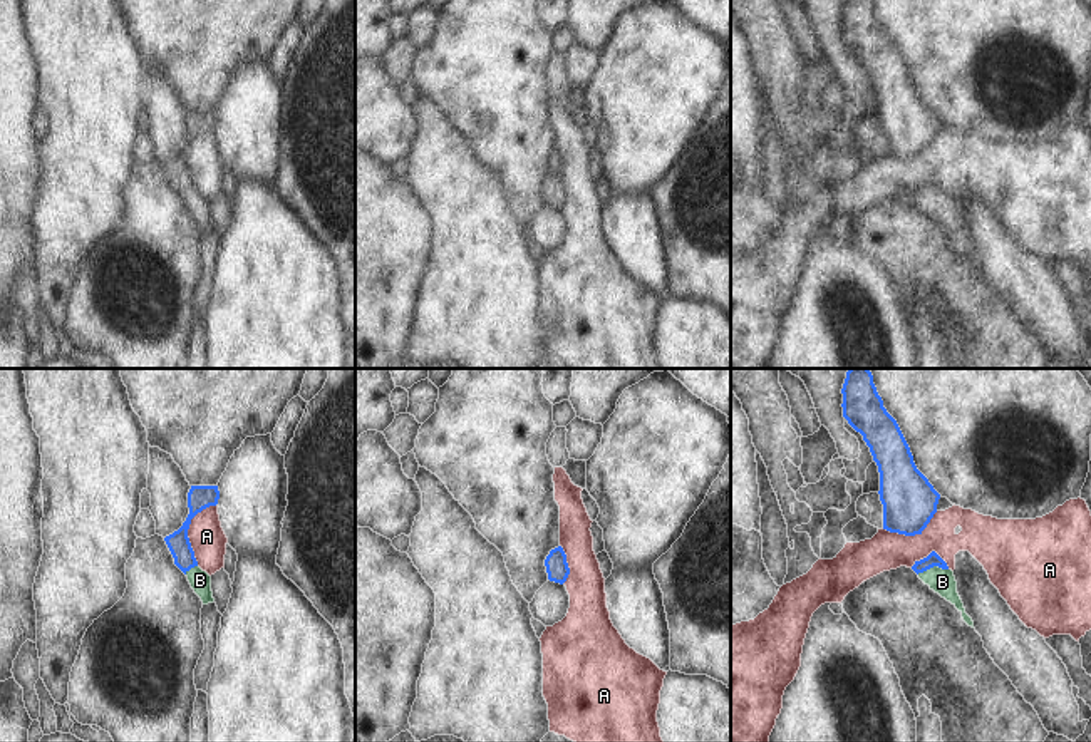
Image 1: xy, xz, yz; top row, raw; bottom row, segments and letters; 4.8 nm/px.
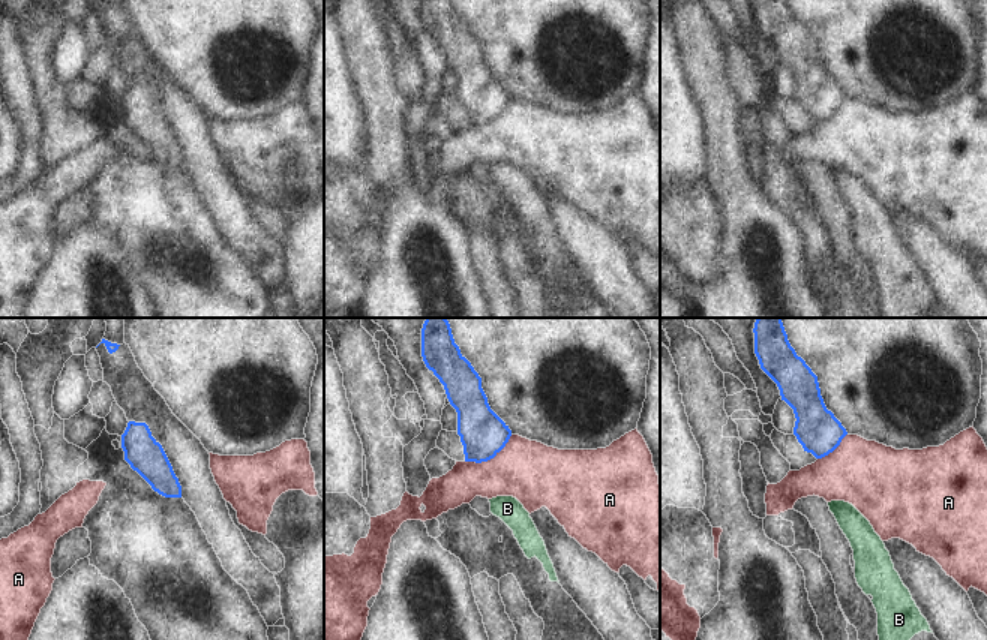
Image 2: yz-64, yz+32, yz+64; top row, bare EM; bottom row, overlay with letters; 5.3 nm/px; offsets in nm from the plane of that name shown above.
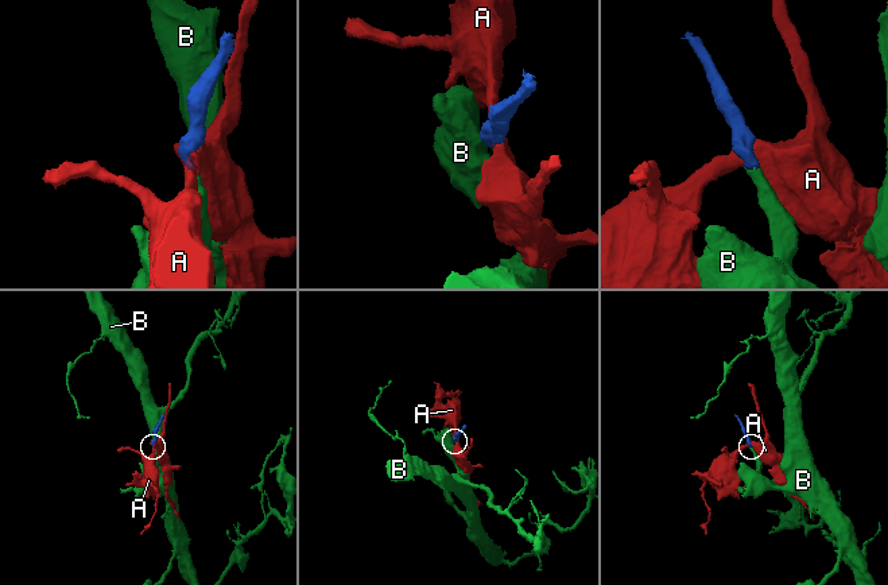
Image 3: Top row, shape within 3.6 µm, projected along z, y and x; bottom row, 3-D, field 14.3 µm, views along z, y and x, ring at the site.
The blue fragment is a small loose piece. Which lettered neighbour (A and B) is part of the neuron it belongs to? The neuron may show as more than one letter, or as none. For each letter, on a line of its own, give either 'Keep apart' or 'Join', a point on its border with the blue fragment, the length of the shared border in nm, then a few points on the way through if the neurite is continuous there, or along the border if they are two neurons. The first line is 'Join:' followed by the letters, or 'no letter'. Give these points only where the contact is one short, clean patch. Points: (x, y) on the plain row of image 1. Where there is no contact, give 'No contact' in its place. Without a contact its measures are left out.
Join: B
A: Keep apart. Touches blue at xy (186, 156). Shared border 300 nm. Boundary: xy (215, 129), (201, 134), (188, 154), (198, 190)
B: Join. Touches blue at yz (932, 191). Shared border 150 nm. Path across: yz (932, 185), (932, 191), (942, 206)

